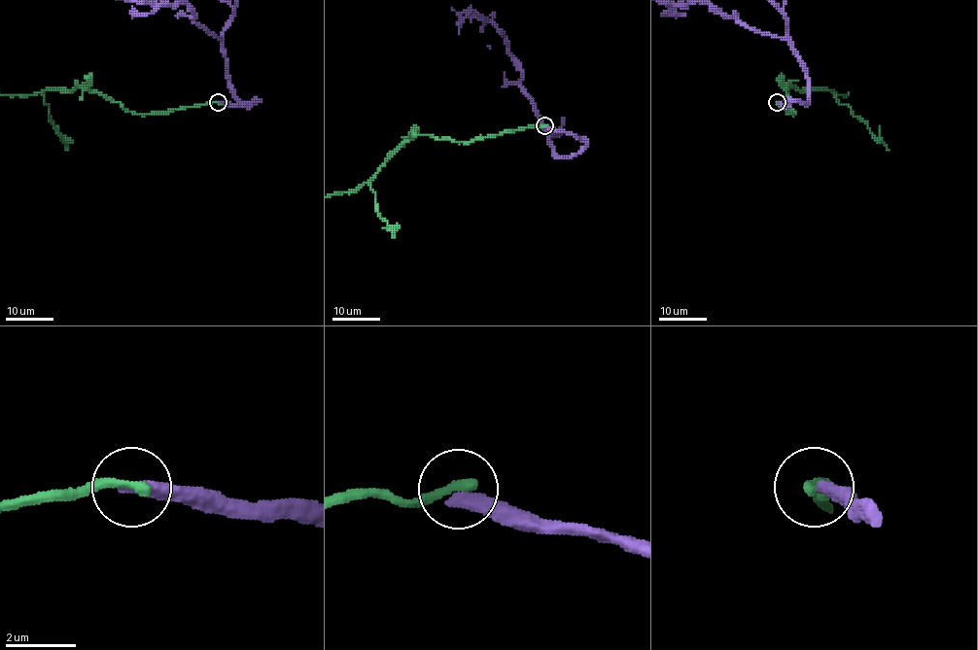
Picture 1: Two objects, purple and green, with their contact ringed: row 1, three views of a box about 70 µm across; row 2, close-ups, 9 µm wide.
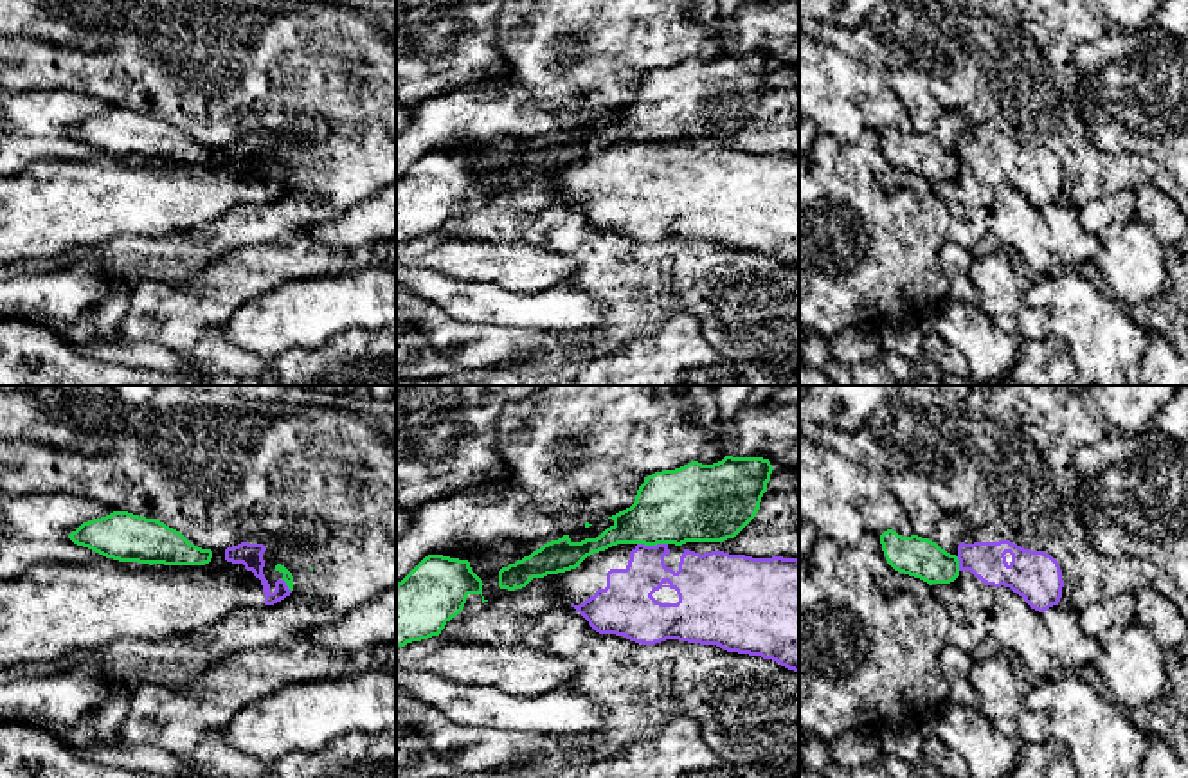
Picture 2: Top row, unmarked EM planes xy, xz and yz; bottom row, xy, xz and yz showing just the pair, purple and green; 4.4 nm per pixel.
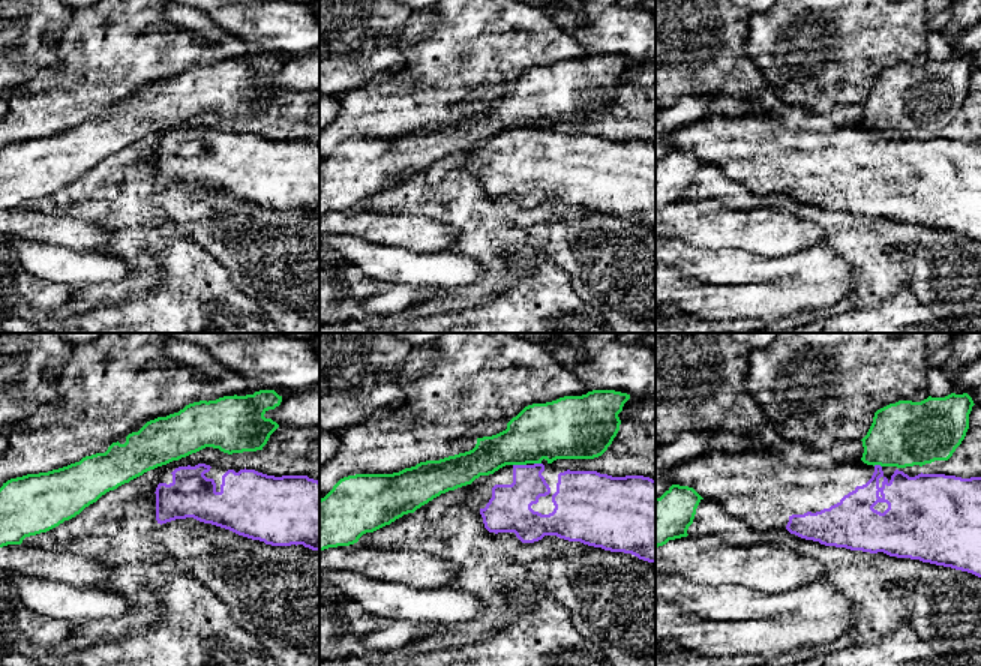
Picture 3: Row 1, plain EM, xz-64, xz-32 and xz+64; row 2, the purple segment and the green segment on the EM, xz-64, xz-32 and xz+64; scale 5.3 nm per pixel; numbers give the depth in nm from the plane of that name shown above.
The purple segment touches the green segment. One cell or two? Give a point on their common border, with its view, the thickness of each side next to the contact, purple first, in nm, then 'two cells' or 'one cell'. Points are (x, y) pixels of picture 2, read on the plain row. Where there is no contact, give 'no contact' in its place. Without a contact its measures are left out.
xz (652, 143) | 220/340 nm | two cells

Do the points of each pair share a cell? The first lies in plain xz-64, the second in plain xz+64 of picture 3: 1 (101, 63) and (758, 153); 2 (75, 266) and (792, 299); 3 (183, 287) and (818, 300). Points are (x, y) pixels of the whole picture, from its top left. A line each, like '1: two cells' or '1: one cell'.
1: two cells
2: two cells
3: two cells

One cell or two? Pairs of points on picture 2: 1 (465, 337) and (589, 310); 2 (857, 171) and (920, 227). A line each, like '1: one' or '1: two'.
1: two
2: one

